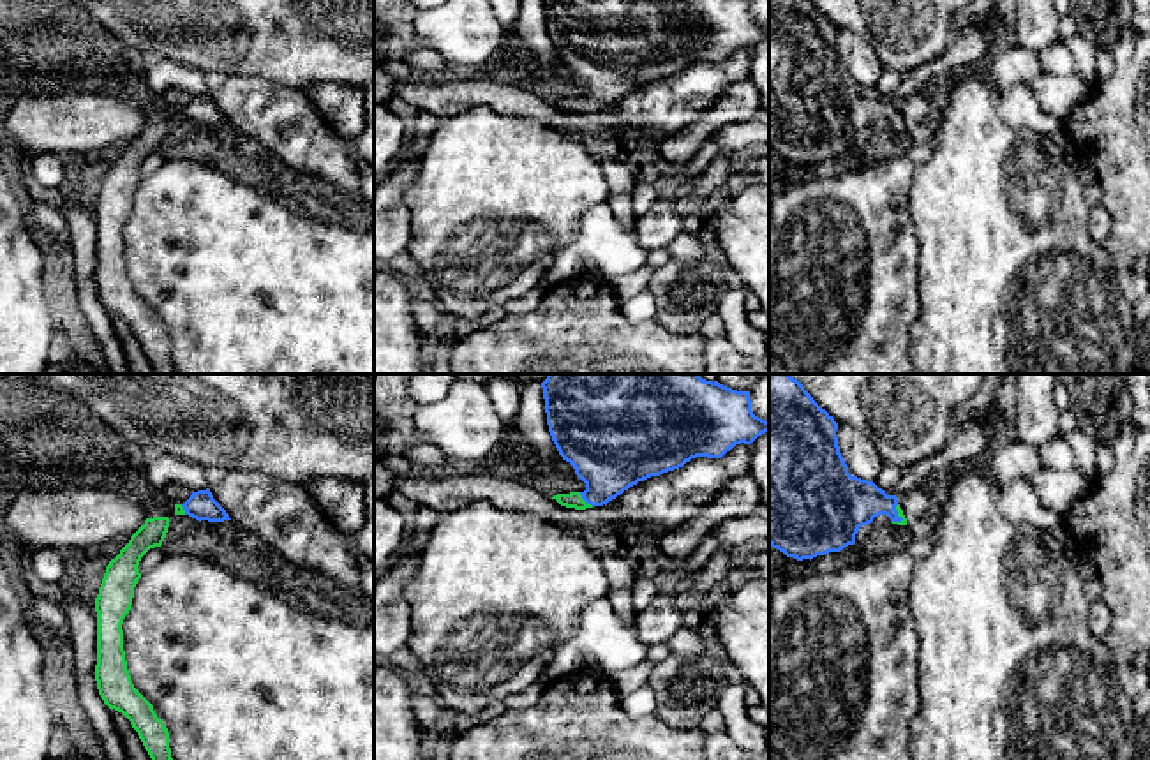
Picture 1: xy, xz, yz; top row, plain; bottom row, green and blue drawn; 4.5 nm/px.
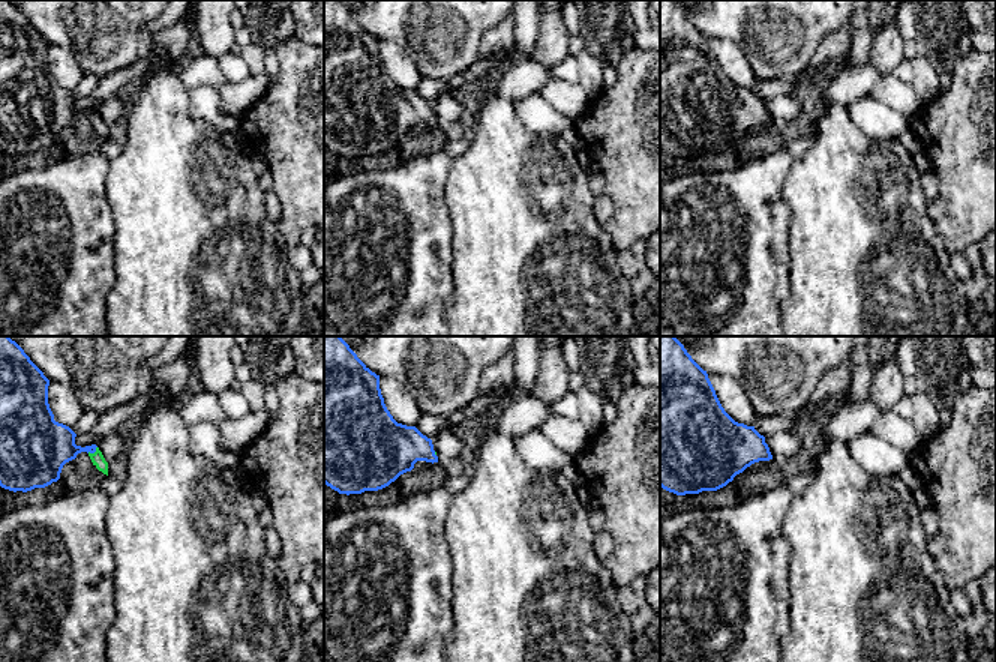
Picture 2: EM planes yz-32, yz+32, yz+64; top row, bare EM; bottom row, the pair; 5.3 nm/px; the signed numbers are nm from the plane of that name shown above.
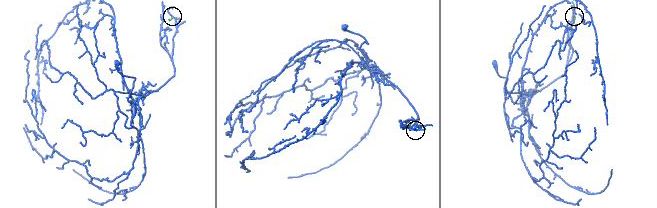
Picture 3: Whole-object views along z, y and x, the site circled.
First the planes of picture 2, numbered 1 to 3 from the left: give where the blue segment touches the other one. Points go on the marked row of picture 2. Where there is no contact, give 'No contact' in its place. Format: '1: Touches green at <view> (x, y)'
1: Touches green at yz-32 (95, 452)
2: No contact
3: No contact

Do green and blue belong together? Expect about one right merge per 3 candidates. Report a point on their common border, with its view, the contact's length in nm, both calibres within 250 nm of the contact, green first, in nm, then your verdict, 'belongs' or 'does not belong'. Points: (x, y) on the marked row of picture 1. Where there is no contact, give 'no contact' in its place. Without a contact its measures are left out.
meets green in xz at (582, 499); contact 90 nm long; 80 nm thick on the green side, 360 nm on the other; belongs

